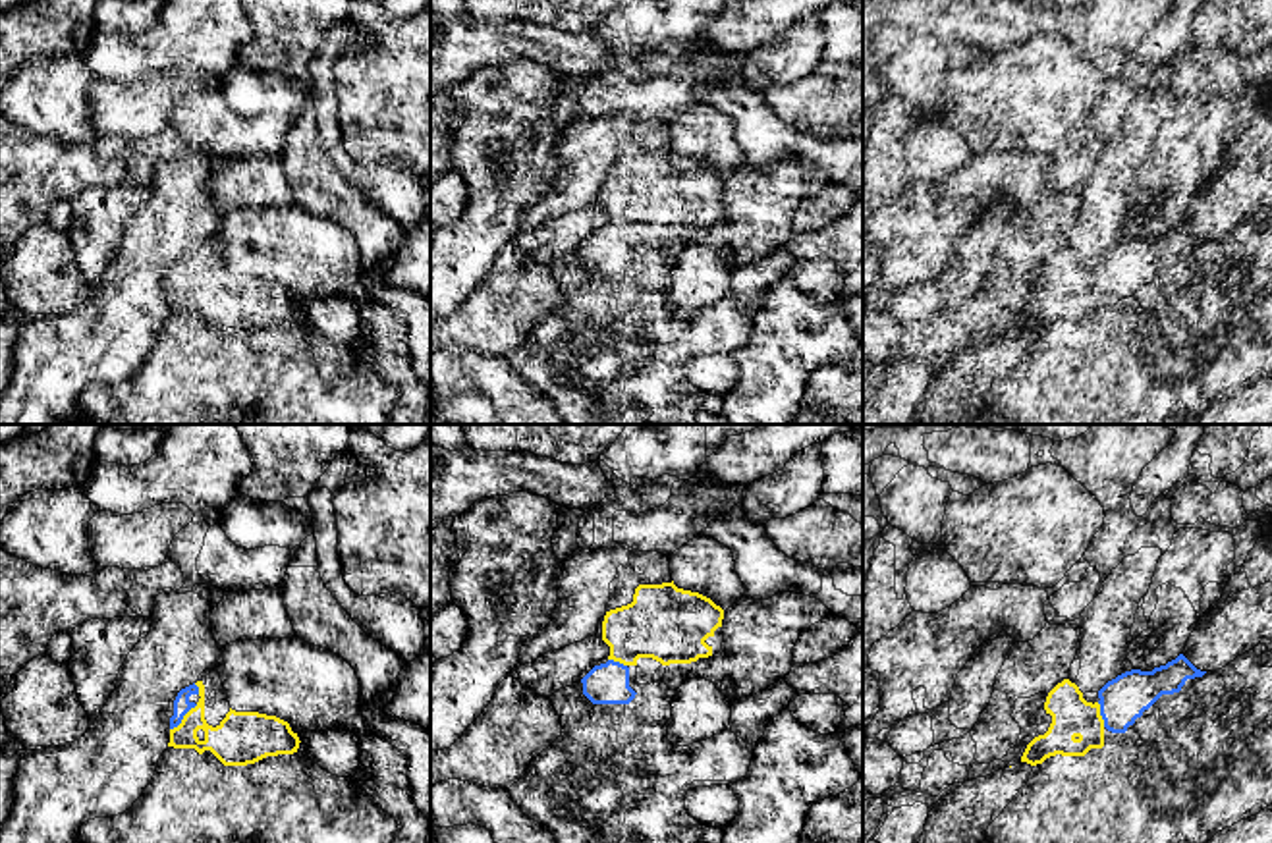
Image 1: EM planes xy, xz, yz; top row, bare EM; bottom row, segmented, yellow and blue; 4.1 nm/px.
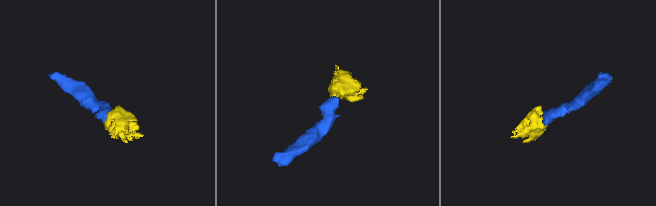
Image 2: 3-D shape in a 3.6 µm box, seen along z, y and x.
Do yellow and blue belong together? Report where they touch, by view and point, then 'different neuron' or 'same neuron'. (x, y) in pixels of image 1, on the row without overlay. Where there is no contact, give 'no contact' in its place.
meets yellow in xy at (184, 286); same neuron

